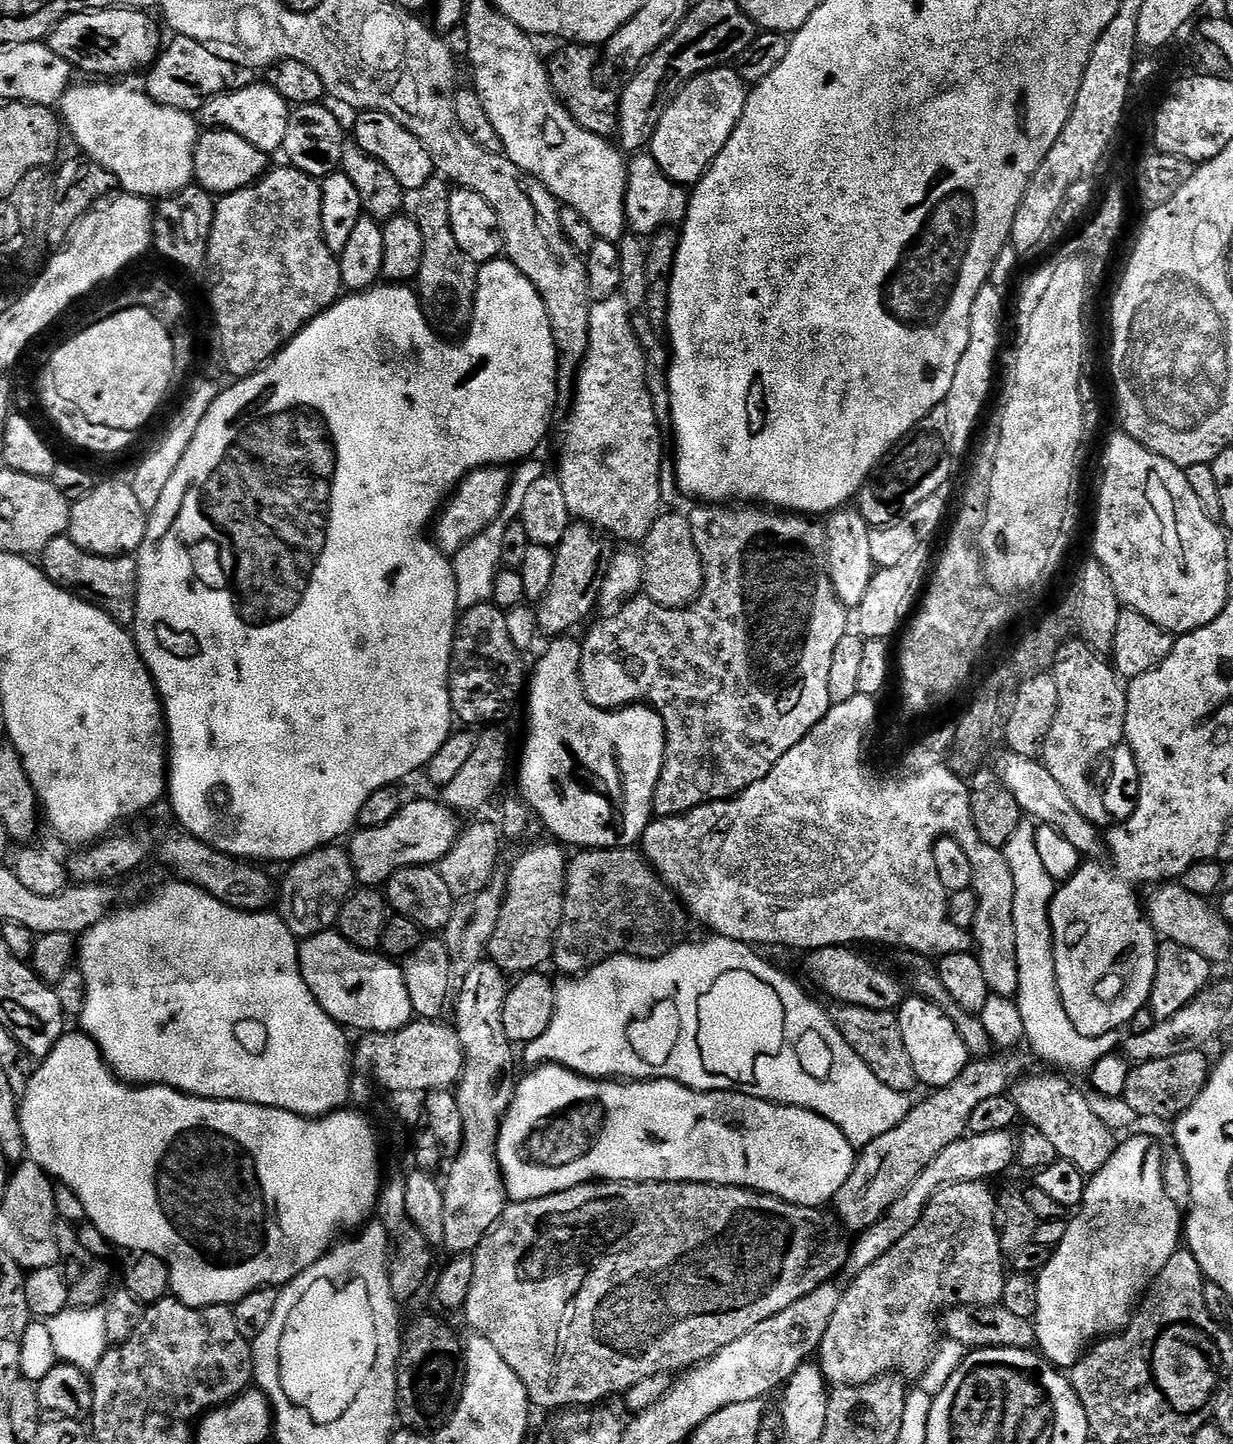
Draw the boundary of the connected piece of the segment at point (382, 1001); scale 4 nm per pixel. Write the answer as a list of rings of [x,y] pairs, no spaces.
[[[339,931],[321,932],[319,936],[310,936],[299,941],[300,969],[310,994],[345,1029],[357,1028],[357,1033],[393,1032],[411,1024],[414,1019],[410,990],[406,990],[406,978],[403,967],[395,959],[389,958],[376,950],[365,950],[354,946]]]

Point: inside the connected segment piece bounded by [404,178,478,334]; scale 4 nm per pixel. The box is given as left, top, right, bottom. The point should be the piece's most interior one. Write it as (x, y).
(446, 284)

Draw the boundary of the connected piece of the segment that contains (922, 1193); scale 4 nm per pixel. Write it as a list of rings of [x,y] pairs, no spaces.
[[[1011,1131],[998,1134],[978,1134],[977,1136],[966,1134],[958,1142],[950,1142],[950,1146],[946,1146],[946,1150],[942,1150],[942,1154],[938,1154],[938,1158],[934,1158],[934,1162],[930,1162],[930,1166],[926,1166],[926,1170],[922,1170],[918,1178],[914,1178],[914,1182],[900,1195],[898,1202],[890,1206],[887,1214],[877,1224],[870,1226],[855,1237],[856,1244],[854,1240],[850,1248],[847,1271],[857,1274],[874,1266],[874,1262],[878,1262],[878,1258],[882,1258],[886,1250],[902,1242],[902,1238],[906,1238],[906,1234],[910,1234],[910,1230],[918,1226],[926,1206],[932,1201],[934,1194],[938,1194],[938,1190],[951,1184],[974,1182],[975,1180],[992,1182],[995,1176],[1002,1175],[1011,1164],[1015,1165],[1018,1140],[1015,1135],[1012,1135]]]

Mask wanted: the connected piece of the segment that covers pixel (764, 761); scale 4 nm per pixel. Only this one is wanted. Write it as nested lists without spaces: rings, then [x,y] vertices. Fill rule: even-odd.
[[[700,502],[695,505],[697,508],[693,512],[687,513],[690,522],[690,534],[694,534],[694,546],[698,546],[698,554],[702,558],[702,570],[704,571],[704,589],[700,591],[700,596],[691,604],[685,604],[683,608],[667,608],[658,602],[654,602],[649,596],[637,594],[630,600],[624,601],[619,608],[615,609],[614,614],[608,614],[605,620],[600,620],[588,632],[588,637],[583,637],[582,647],[580,649],[580,681],[582,682],[582,690],[586,694],[586,698],[595,708],[606,708],[615,710],[625,706],[631,706],[638,703],[645,703],[652,707],[662,718],[664,729],[666,730],[666,750],[664,751],[664,765],[662,766],[662,774],[656,783],[654,790],[654,798],[652,799],[652,810],[657,817],[662,816],[683,816],[684,813],[700,808],[704,804],[713,804],[715,800],[730,800],[732,797],[744,792],[750,786],[754,786],[754,782],[758,782],[762,778],[766,778],[766,774],[770,774],[770,770],[774,770],[774,766],[778,762],[778,758],[782,758],[782,754],[786,754],[786,750],[790,750],[793,746],[798,746],[798,742],[802,742],[802,738],[806,738],[806,734],[810,734],[810,730],[814,730],[814,726],[818,726],[818,722],[822,722],[822,718],[832,708],[830,702],[830,662],[834,655],[834,650],[838,646],[838,642],[842,642],[842,638],[849,635],[850,632],[850,612],[849,609],[842,606],[842,602],[838,602],[838,594],[834,594],[834,582],[830,582],[830,566],[828,565],[828,530],[823,523],[817,522],[815,519],[809,518],[804,514],[793,514],[783,510],[773,510],[768,506],[725,506],[723,504],[710,504]],[[627,644],[637,644],[636,656],[624,656],[624,647]]]

